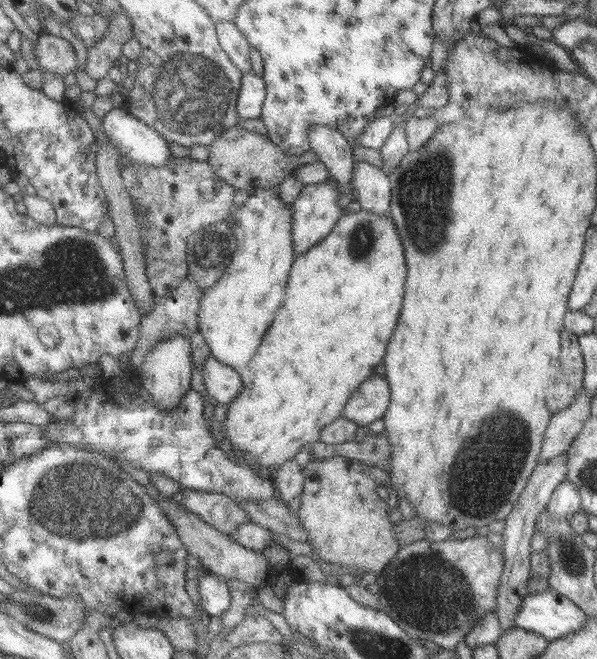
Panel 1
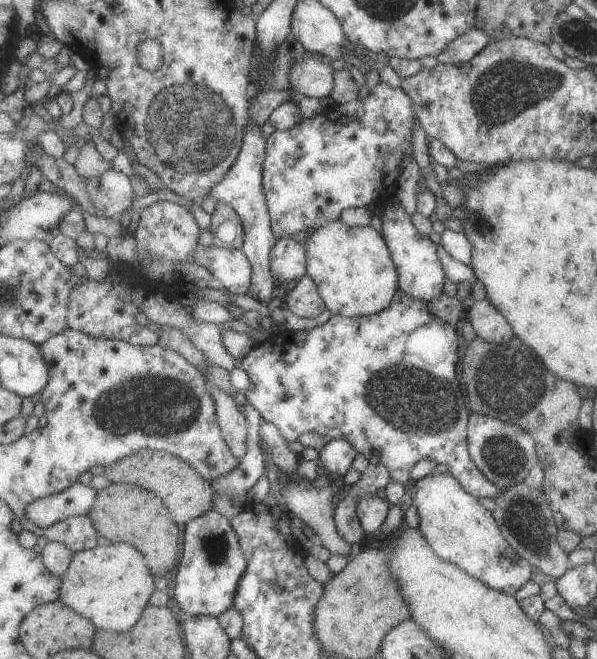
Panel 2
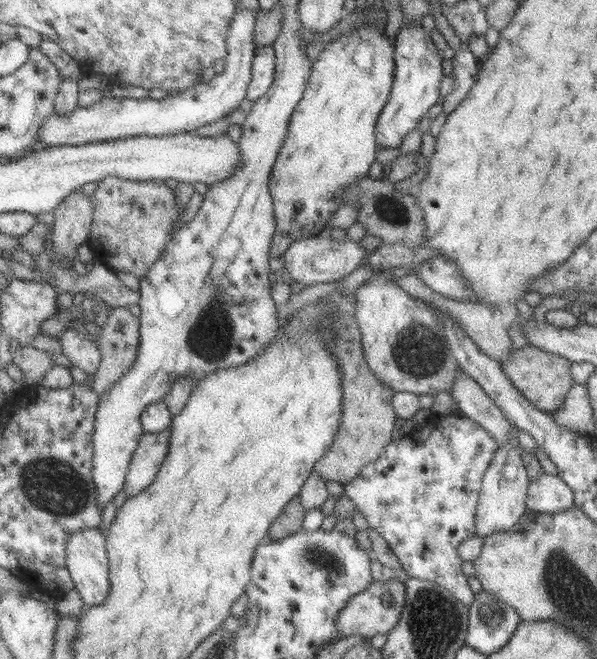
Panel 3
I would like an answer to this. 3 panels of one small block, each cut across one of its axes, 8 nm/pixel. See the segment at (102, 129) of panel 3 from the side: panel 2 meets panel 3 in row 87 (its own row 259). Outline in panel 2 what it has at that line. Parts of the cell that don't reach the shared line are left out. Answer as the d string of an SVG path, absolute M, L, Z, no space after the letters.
M215 242L211 245L200 243L189 263L203 266L233 294L250 292L253 267L243 249L225 248Z

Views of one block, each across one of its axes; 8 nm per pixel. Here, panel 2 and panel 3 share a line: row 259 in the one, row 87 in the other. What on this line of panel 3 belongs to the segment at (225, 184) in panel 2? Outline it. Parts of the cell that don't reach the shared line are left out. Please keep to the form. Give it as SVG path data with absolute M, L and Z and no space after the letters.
M273 46L257 47L253 63L253 78L247 99L258 101L273 87L277 75L277 54Z

